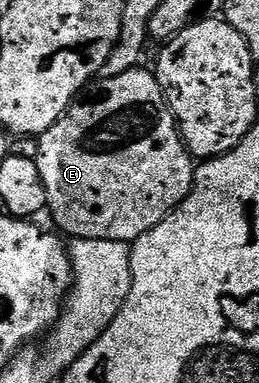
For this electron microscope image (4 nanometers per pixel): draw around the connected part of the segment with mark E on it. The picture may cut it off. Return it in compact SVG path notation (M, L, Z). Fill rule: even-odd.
M144 67L89 84L54 127L40 134L38 140L40 150L35 163L38 171L42 171L42 183L46 183L48 209L60 224L59 232L69 233L72 239L137 241L143 233L162 223L168 213L173 213L192 190L194 158L184 146L176 116L168 107L155 72L147 73Z

